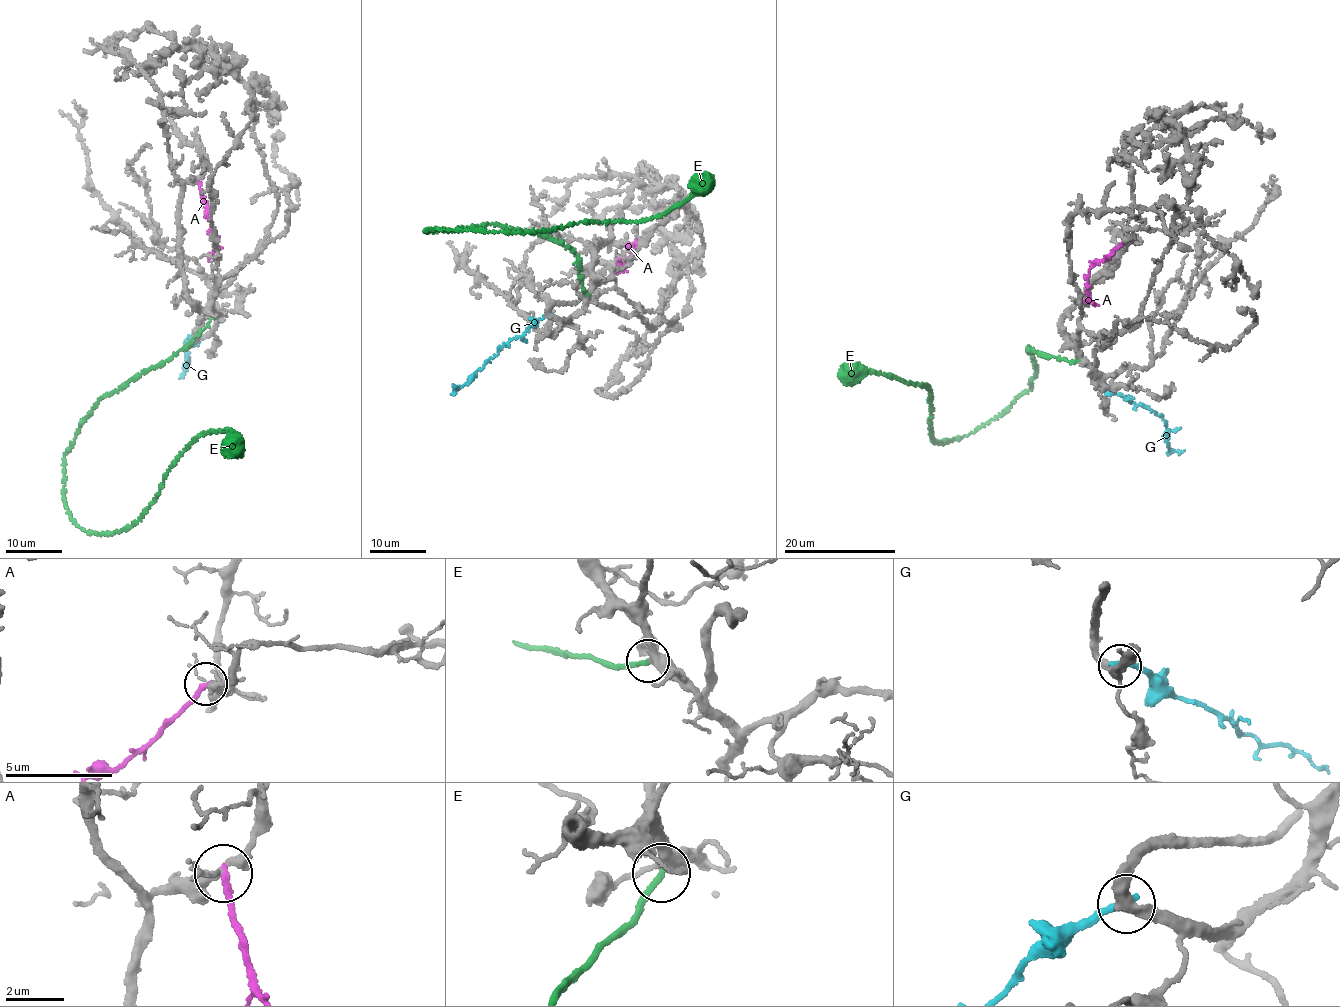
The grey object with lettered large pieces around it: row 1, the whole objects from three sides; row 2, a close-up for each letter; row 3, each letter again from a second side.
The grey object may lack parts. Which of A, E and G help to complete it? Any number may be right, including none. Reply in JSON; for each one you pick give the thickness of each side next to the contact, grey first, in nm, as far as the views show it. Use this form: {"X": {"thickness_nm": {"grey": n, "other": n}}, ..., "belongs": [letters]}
{"E": {"thickness_nm": {"grey": 360, "other": 200}}, "belongs": ["E"]}

